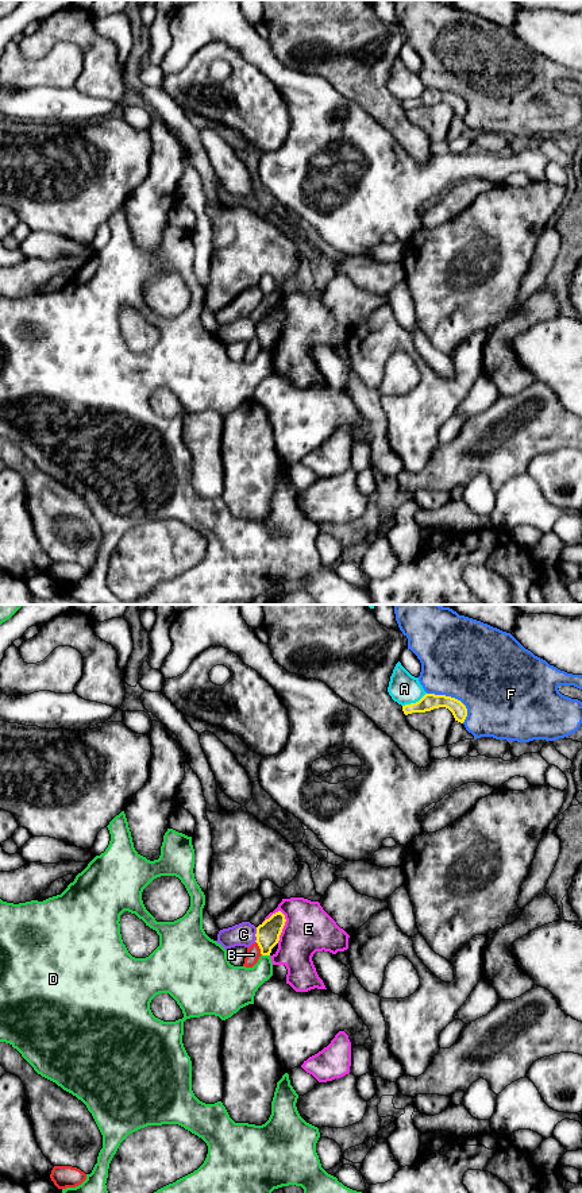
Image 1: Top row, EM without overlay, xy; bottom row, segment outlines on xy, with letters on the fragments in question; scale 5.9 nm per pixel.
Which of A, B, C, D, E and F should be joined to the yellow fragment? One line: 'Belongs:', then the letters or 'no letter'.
Belongs: no letter

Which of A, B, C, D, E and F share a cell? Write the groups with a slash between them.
A / B / C / D / E / F

